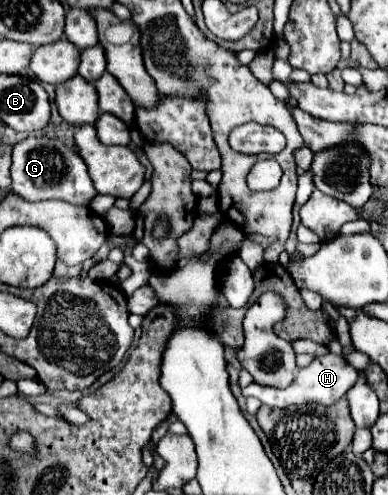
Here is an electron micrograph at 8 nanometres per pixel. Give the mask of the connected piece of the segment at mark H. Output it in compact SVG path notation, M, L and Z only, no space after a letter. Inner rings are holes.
M328 353L328 355L316 357L308 367L304 367L298 373L298 377L294 379L294 383L286 389L274 389L274 387L250 383L248 387L242 389L242 395L256 397L256 399L260 399L260 403L264 403L272 409L294 409L296 411L296 409L306 409L306 405L312 405L312 403L330 407L346 395L346 391L356 383L356 379L358 379L358 371L350 363L346 363L342 355Z

